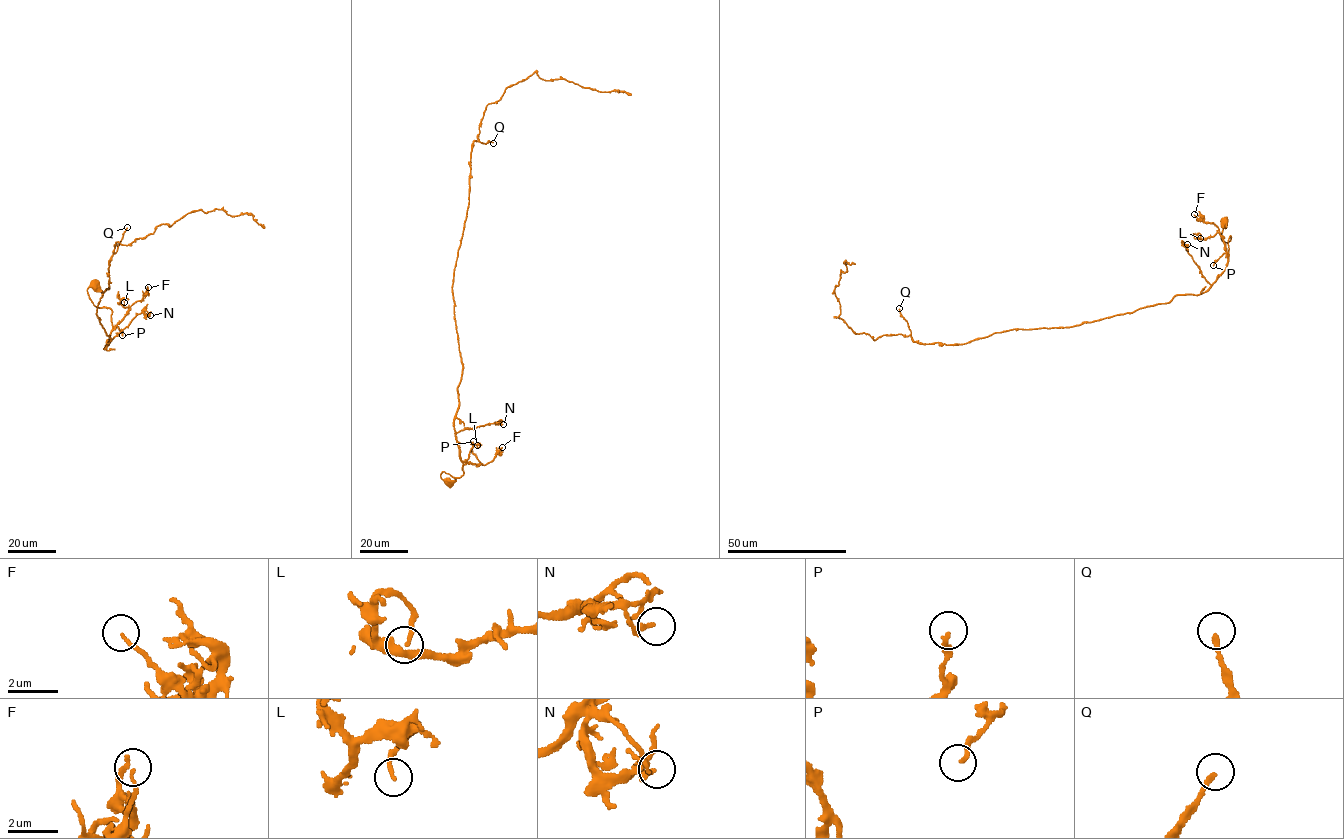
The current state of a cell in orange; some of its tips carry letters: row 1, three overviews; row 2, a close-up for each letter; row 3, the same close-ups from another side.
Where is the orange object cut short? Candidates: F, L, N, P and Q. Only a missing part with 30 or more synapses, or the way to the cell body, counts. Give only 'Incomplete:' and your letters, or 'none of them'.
Incomplete: Q

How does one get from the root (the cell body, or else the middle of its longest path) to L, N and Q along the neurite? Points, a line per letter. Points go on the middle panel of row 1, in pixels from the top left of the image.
L: (449, 481), (441, 478), (441, 471), (460, 477), (462, 465), (480, 463), (472, 450), (477, 445)
N: (449, 481), (441, 478), (441, 471), (453, 477), (460, 477), (463, 473), (456, 433), (496, 422), (503, 424)
Q: (449, 481), (441, 471), (463, 473), (454, 429), (463, 372), (454, 270), (469, 205), (471, 145), (493, 143)

